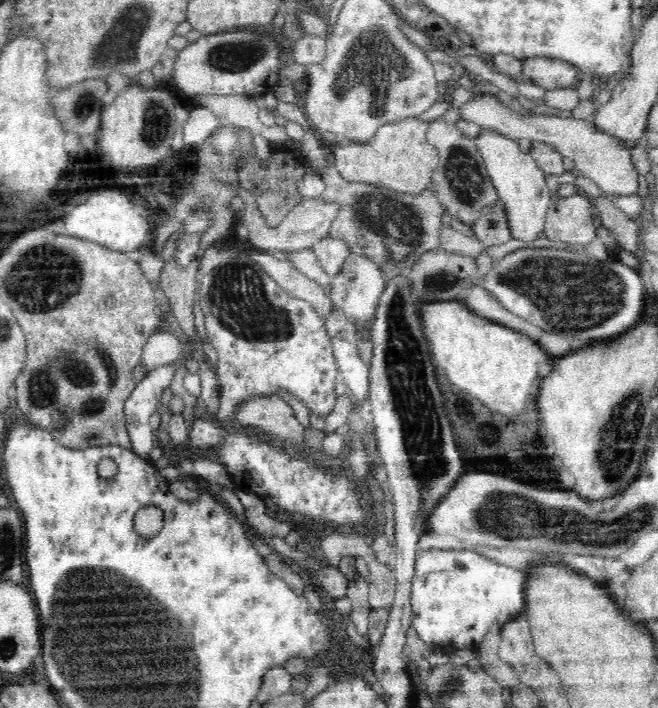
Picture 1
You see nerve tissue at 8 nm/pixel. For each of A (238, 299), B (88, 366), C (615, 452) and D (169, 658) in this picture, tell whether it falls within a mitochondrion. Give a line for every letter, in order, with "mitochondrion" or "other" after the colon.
A: mitochondrion
B: mitochondrion
C: mitochondrion
D: mitochondrion

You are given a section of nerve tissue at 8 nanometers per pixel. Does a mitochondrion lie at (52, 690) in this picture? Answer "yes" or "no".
no

